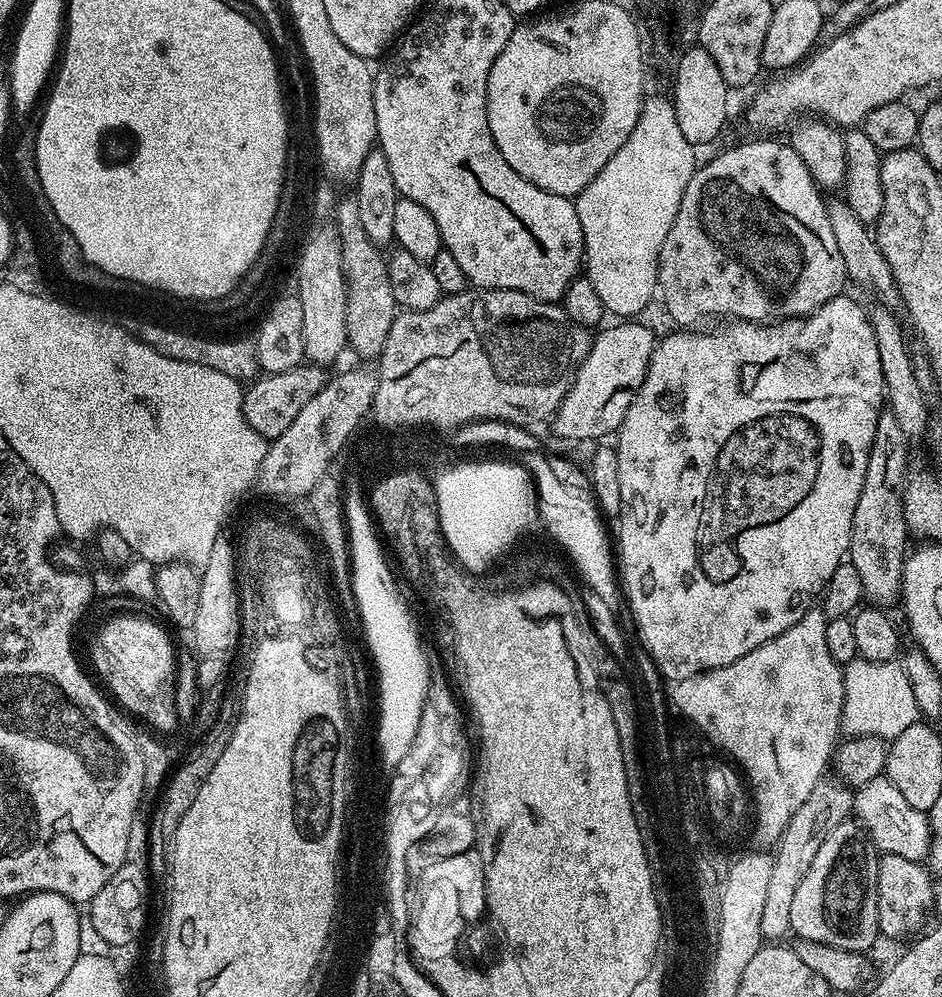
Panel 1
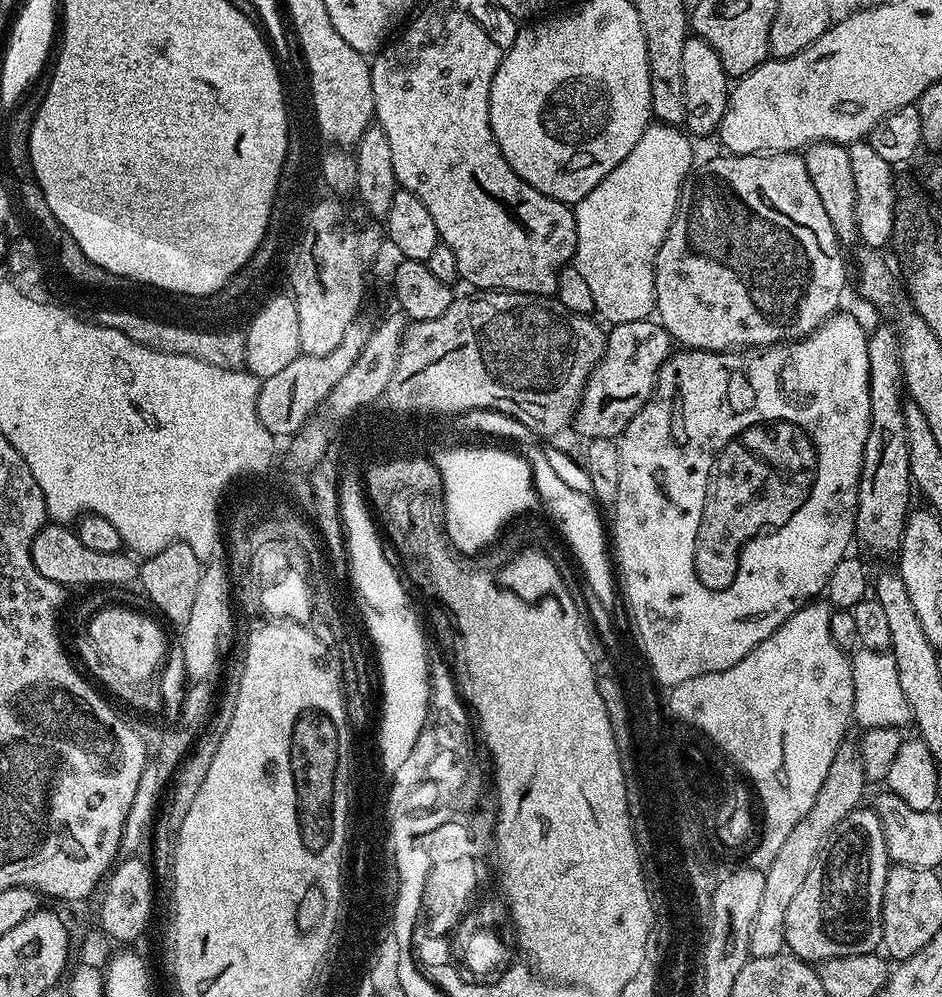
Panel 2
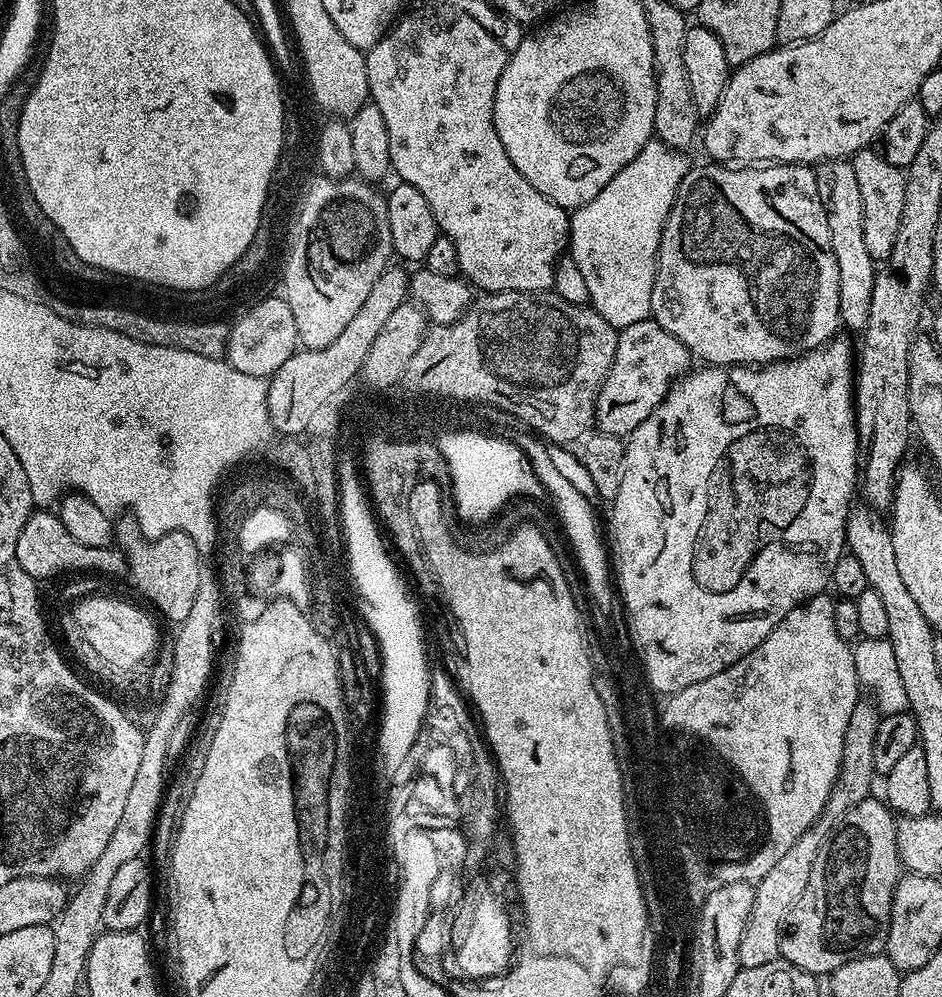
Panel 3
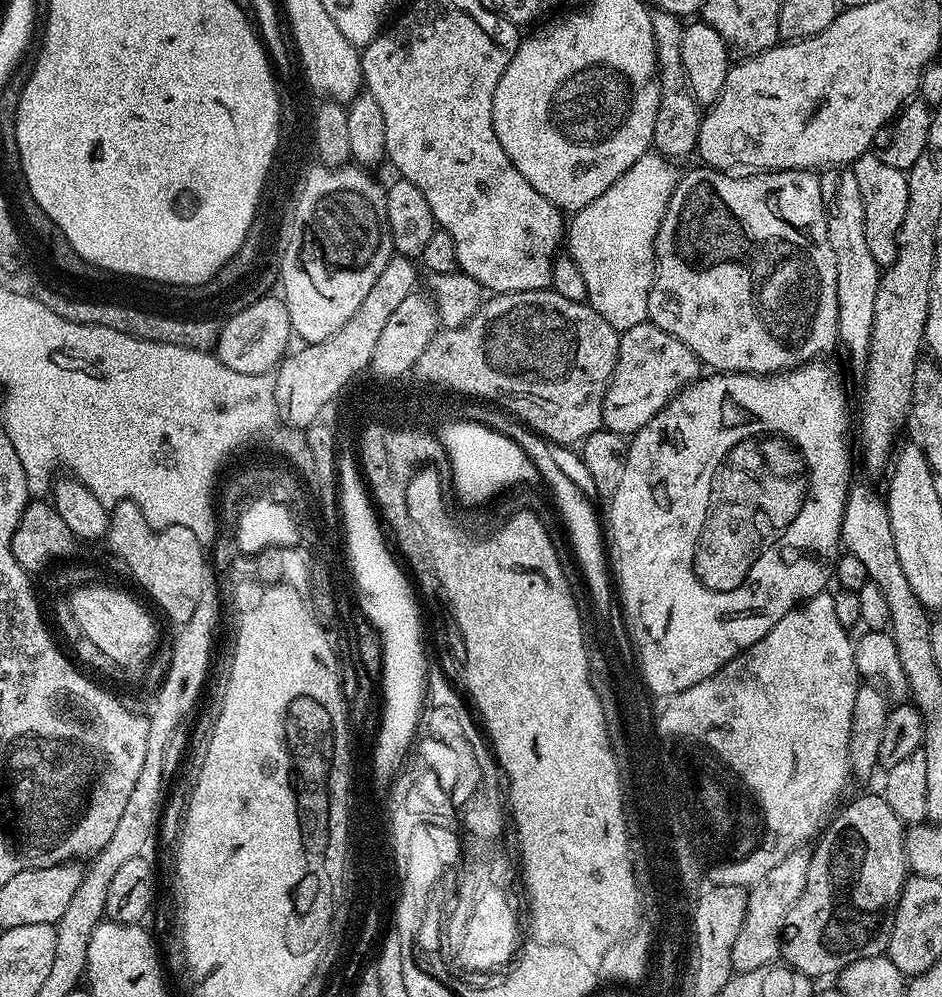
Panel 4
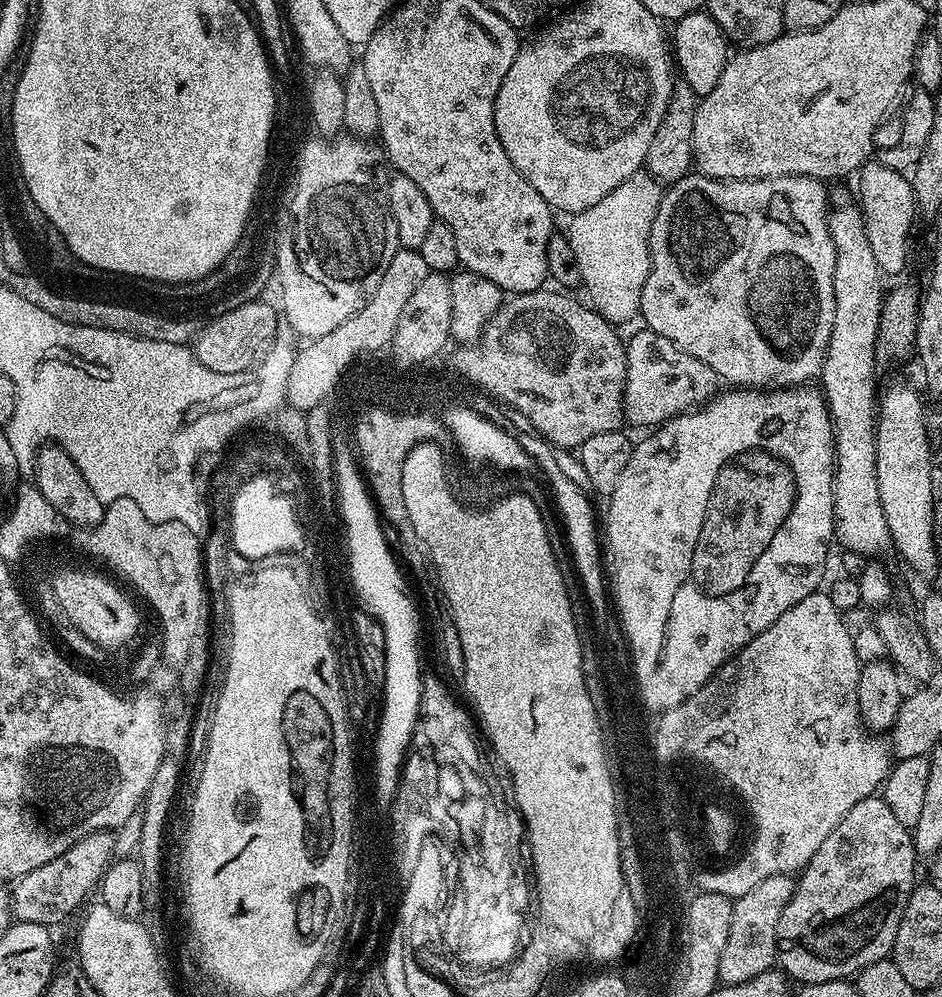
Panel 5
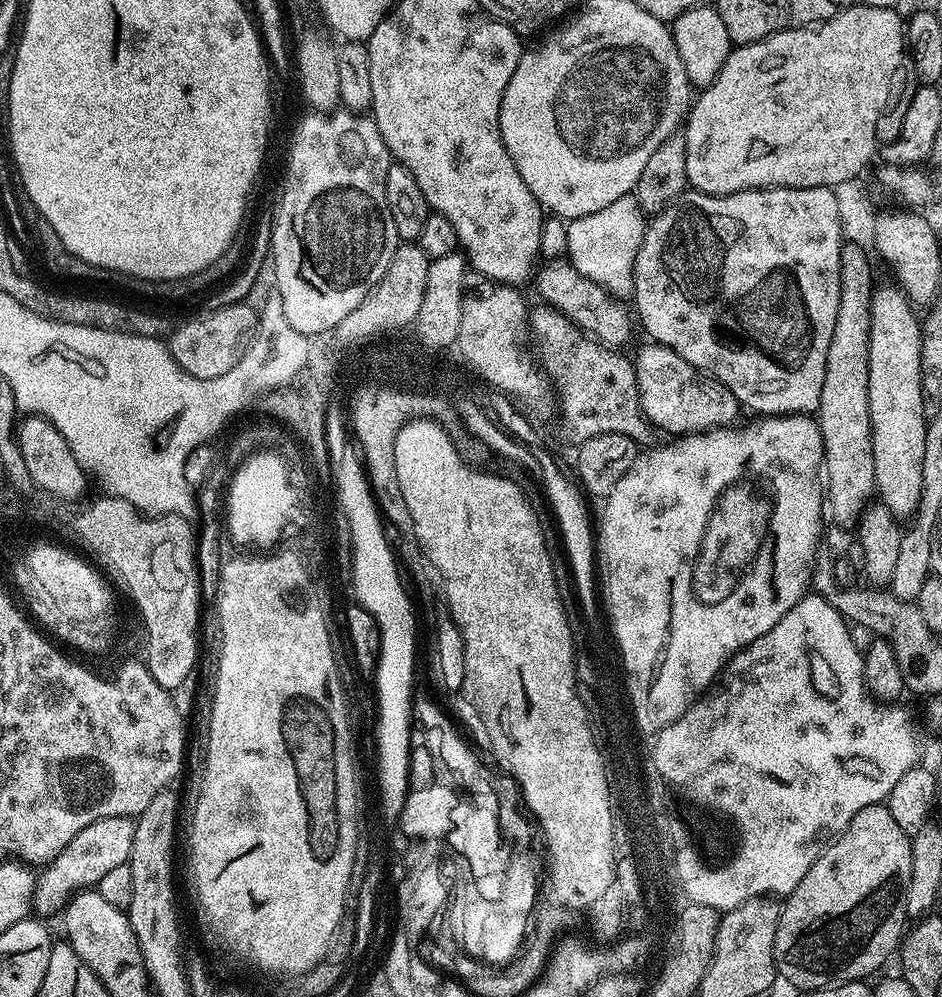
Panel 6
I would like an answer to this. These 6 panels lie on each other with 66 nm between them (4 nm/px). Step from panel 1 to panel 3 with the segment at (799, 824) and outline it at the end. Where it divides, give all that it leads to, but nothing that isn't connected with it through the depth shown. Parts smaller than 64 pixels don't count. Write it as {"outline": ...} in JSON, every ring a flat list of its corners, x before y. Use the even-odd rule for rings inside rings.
{"outline":[[860,698,852,705,850,723,846,725,846,738,842,742,842,762,836,784,832,788,830,798,822,810,822,814,774,862,770,874,766,874,761,880,755,881,754,906,750,910,750,918,746,922,746,930,742,930,742,942,738,942,738,958,741,968,753,968,754,966,766,966,770,962,781,959,780,943,784,937,784,929,788,923,788,915,793,906,802,898,806,890,806,882,810,882,810,870,814,870,814,862,818,858,820,849,824,847,831,831,836,823,844,817,858,802,869,799,872,788,872,776,877,775,874,766,874,738,878,734,878,726,882,719,882,713,875,703,868,698]]}

